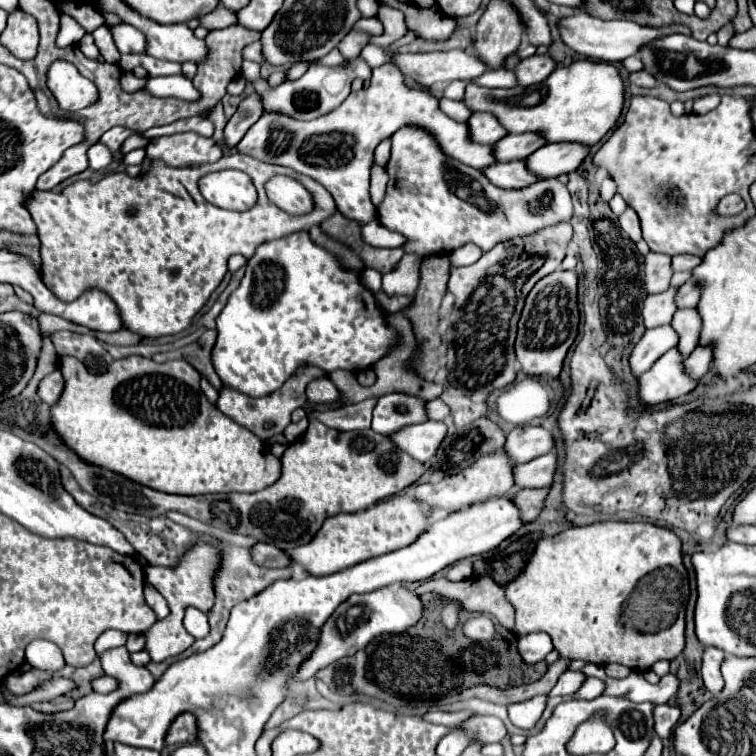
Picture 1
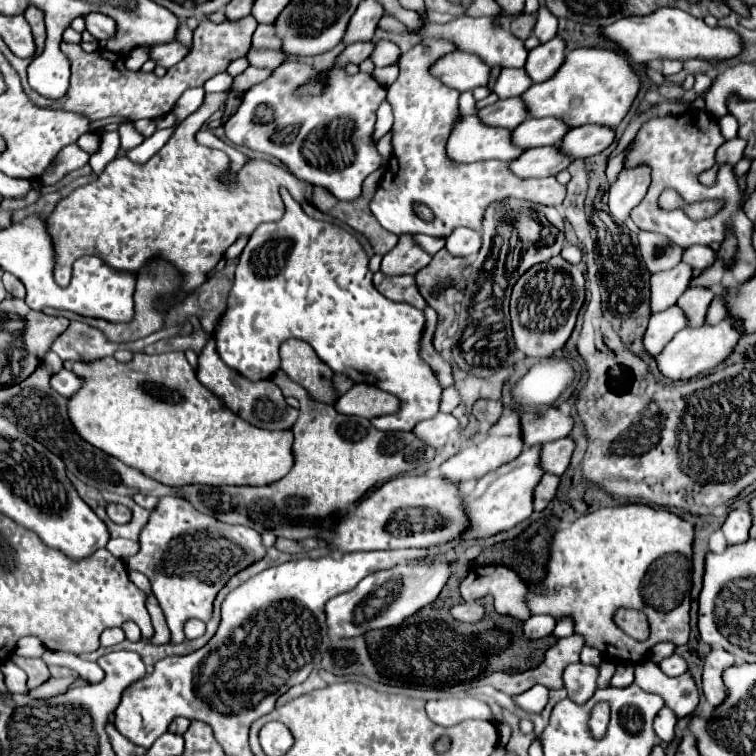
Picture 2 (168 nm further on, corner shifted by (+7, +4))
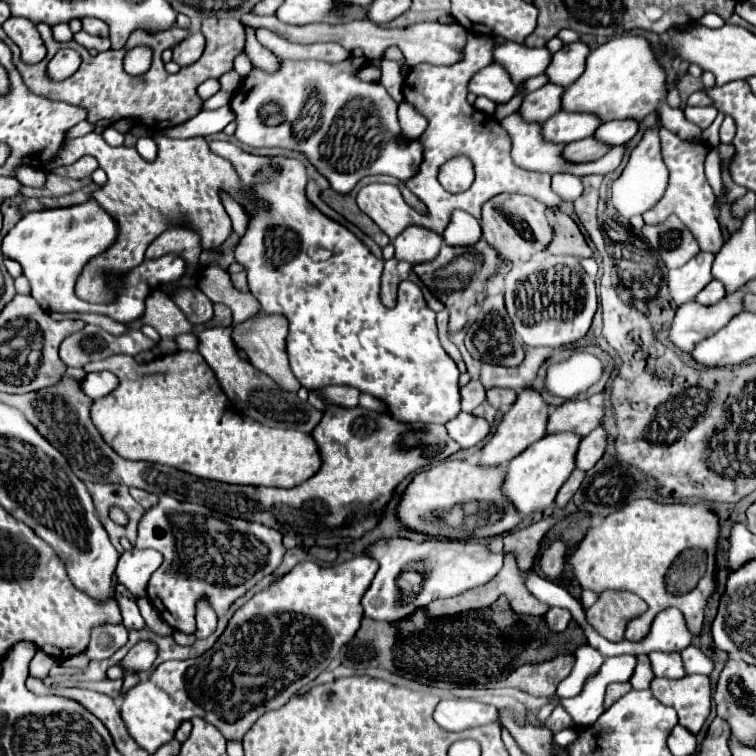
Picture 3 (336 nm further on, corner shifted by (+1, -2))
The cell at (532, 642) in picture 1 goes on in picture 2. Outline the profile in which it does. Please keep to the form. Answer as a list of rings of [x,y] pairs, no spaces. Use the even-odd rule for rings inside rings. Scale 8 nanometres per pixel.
[[[533,615],[523,623],[523,633],[527,639],[541,639],[545,635],[549,635],[555,627],[555,619],[547,617],[547,615]]]

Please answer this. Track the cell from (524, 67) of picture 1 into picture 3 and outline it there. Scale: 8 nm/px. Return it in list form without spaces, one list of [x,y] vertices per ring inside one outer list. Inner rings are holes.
[[[581,41],[563,45],[563,49],[553,55],[553,61],[545,71],[549,75],[549,81],[563,87],[577,81],[579,75],[585,71],[587,55],[589,55],[589,47]]]

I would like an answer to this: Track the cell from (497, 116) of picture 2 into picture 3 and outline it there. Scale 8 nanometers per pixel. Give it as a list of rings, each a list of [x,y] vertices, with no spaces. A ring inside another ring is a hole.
[[[547,83],[541,89],[527,93],[523,105],[521,105],[521,115],[525,115],[531,121],[545,123],[549,117],[553,117],[557,111],[561,111],[561,95],[565,87]]]

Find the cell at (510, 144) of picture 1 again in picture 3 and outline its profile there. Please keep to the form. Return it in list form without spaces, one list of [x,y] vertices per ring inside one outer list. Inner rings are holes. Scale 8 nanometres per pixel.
[[[559,111],[551,119],[543,123],[545,139],[553,143],[571,143],[577,139],[585,139],[597,131],[603,121],[595,113],[573,113]]]

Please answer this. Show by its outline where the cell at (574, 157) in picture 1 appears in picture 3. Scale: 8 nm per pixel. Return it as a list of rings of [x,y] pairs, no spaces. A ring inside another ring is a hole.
[[[619,119],[619,121],[607,121],[607,123],[603,123],[595,131],[595,135],[603,143],[609,143],[611,147],[615,147],[615,145],[631,141],[637,135],[637,131],[639,131],[639,121],[635,121],[635,119]]]

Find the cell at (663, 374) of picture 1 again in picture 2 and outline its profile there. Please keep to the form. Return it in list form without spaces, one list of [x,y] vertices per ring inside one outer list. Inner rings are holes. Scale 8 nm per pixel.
[[[723,319],[719,325],[701,325],[699,329],[683,329],[679,331],[661,353],[655,355],[659,375],[671,381],[687,381],[697,375],[703,375],[717,367],[733,349],[733,345],[739,341],[739,331],[731,327],[727,319]]]

